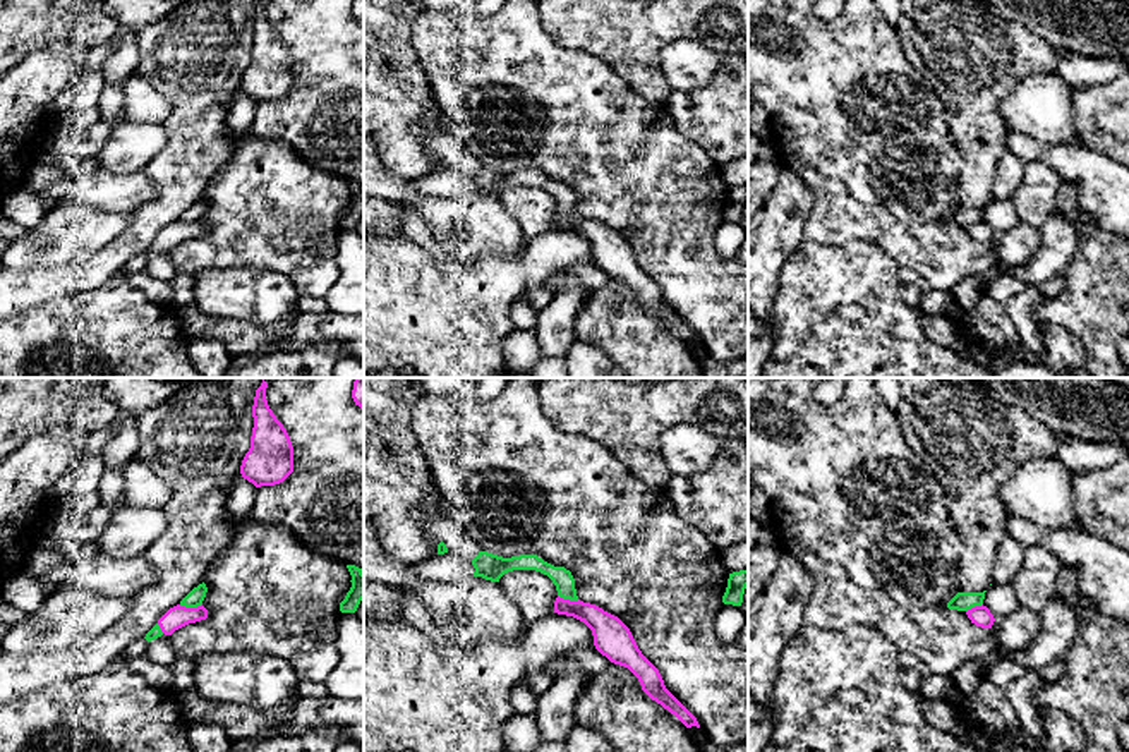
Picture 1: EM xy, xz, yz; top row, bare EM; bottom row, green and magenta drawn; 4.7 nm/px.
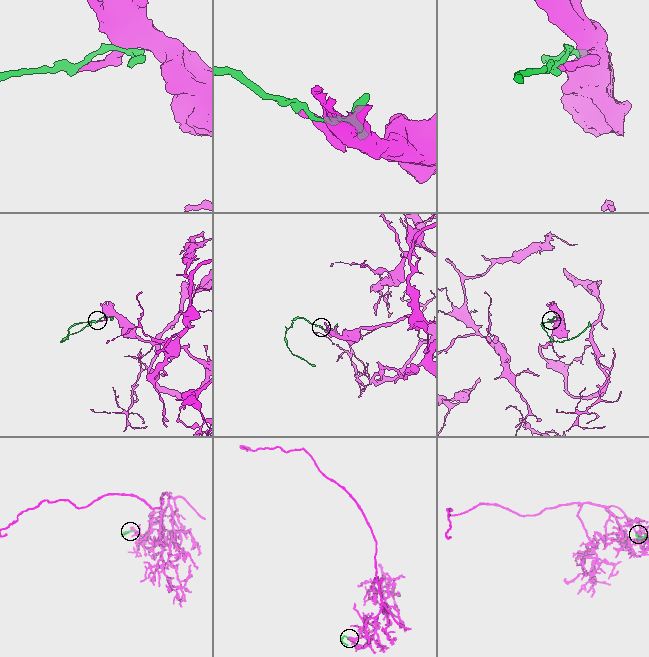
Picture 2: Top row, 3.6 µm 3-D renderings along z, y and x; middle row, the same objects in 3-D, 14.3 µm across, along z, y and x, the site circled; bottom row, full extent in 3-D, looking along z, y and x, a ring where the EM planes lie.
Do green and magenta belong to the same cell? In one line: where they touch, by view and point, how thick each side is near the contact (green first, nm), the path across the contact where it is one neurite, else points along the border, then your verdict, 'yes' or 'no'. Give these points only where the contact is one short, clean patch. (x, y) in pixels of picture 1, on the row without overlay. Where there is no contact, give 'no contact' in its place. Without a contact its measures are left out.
meets green in xy at (189, 222); 80 nm thick on the green side, 110 nm on the other; runs through xy (196, 212), (189, 222), (177, 232); yes

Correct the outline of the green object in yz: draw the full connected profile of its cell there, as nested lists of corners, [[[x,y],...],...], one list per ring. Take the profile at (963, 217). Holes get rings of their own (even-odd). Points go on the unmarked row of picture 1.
[[[957,208],[949,218],[949,225],[964,227],[971,239],[981,244],[992,244],[995,233],[983,220],[985,208]]]

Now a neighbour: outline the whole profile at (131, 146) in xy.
[[[124,122],[110,130],[94,161],[98,170],[129,175],[141,172],[166,144],[161,125]]]

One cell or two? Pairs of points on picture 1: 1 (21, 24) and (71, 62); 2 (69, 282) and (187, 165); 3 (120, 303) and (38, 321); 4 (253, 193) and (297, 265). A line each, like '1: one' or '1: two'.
1: two
2: one
3: one
4: one

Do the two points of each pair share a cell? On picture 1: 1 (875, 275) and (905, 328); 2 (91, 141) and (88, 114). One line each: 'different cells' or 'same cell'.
1: same cell
2: different cells

